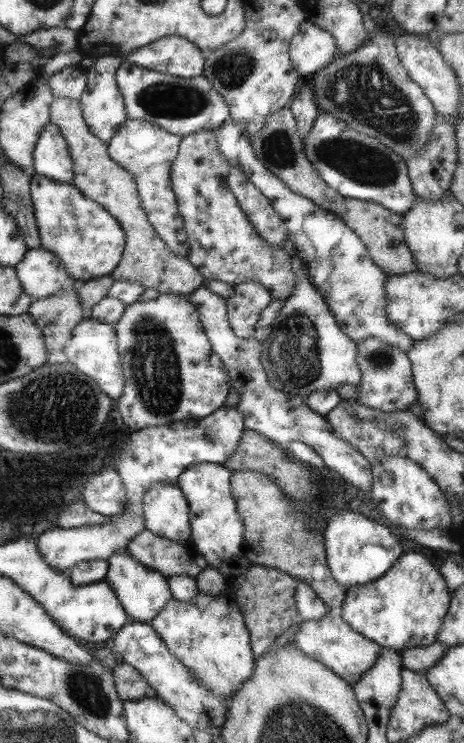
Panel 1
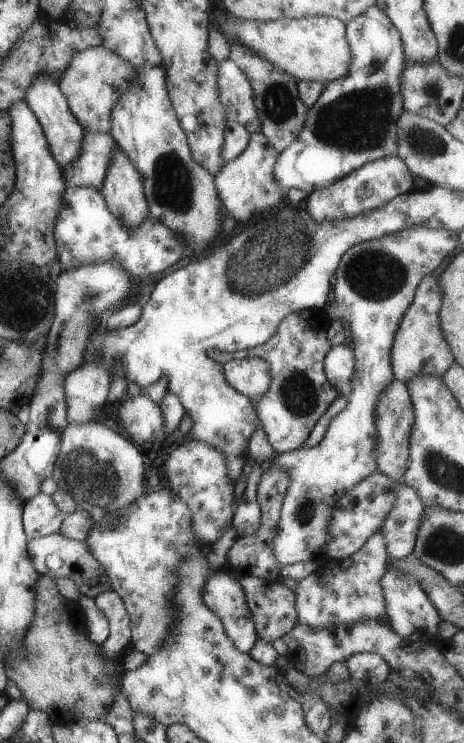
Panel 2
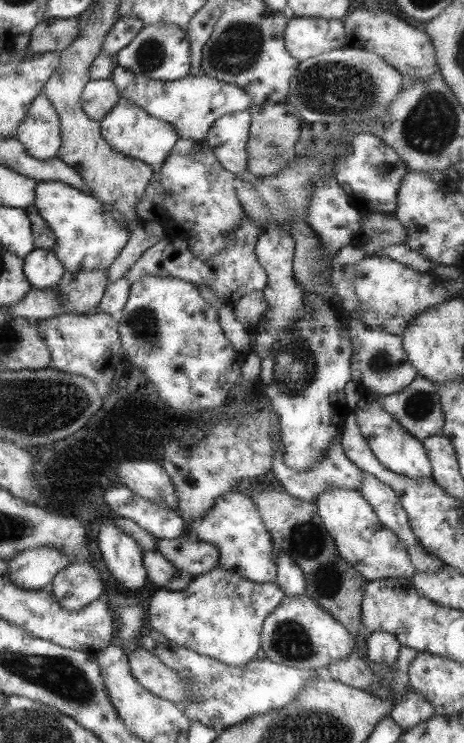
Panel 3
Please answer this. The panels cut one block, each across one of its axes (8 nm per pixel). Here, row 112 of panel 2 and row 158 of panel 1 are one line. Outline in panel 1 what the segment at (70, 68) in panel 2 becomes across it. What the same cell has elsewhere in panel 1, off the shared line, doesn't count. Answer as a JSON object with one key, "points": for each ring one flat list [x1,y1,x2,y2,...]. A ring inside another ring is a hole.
{"points":[[52,98,49,104,49,122,60,130,65,140,69,157,73,161,72,185,85,198,96,202,119,224,124,234,124,247,119,262,110,272,115,280,138,282,144,290,152,288,159,294,189,295,205,283,186,256,172,253,161,238,155,238,140,206,138,192,132,175,125,172,116,162,109,159,106,144,93,136,83,121,78,100]]}

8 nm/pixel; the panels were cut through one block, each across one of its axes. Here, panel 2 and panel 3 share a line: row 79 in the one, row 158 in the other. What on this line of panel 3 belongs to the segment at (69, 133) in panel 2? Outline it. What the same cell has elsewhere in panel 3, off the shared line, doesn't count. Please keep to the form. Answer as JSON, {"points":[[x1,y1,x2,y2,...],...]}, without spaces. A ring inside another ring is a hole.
{"points":[[43,92,31,102,14,137,35,160,49,161,60,148,60,123]]}

